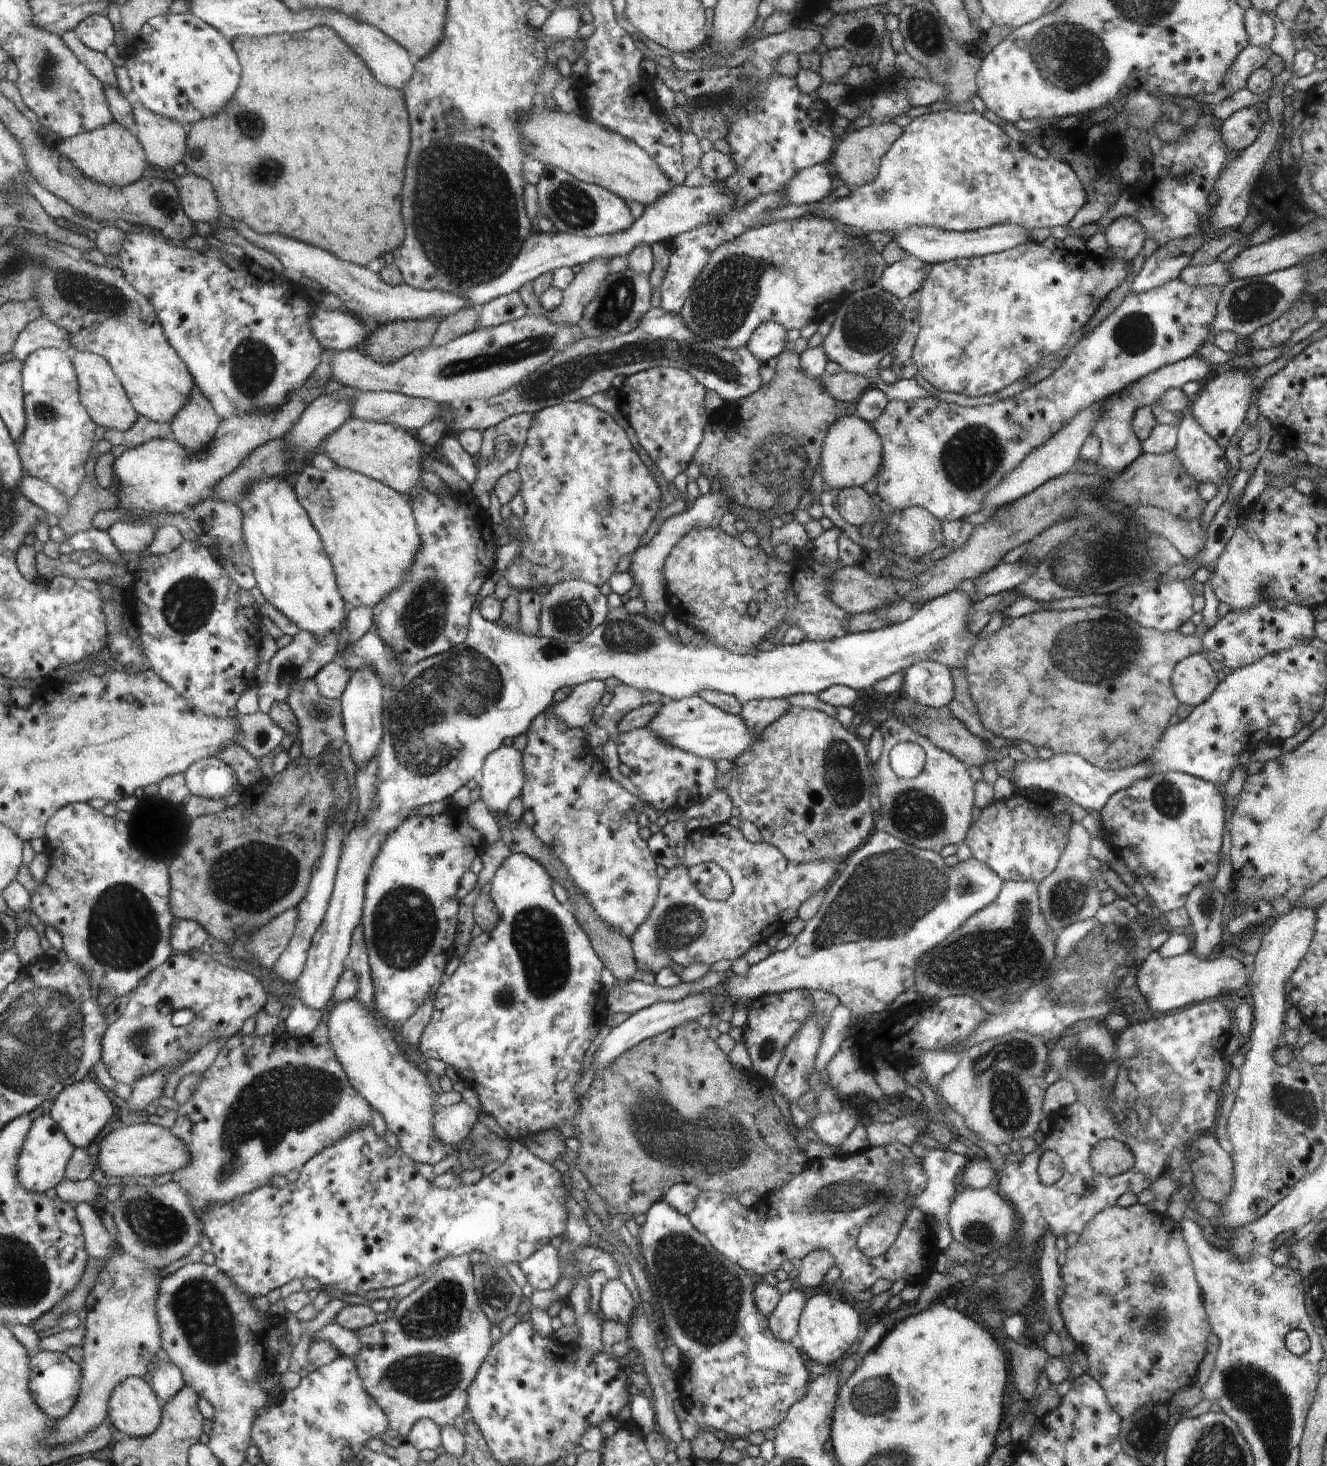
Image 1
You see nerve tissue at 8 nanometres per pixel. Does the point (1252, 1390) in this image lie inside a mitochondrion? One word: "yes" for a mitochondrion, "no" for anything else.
yes

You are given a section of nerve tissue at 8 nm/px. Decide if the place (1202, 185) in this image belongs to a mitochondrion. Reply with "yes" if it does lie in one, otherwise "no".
no

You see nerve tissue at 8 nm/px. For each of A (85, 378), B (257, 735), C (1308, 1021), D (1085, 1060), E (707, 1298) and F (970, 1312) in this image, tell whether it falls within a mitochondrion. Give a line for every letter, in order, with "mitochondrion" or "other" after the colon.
A: other
B: mitochondrion
C: other
D: mitochondrion
E: mitochondrion
F: other

